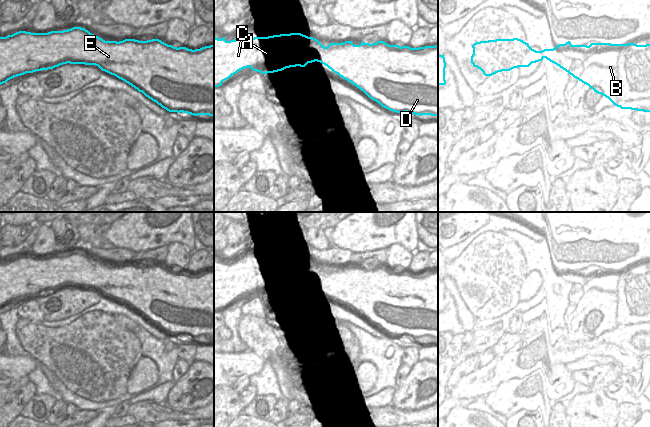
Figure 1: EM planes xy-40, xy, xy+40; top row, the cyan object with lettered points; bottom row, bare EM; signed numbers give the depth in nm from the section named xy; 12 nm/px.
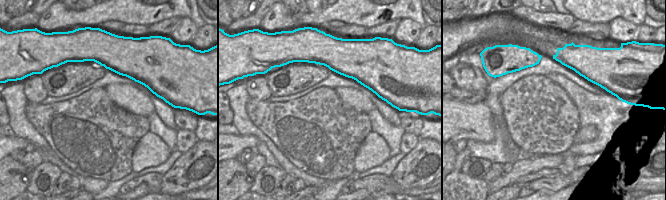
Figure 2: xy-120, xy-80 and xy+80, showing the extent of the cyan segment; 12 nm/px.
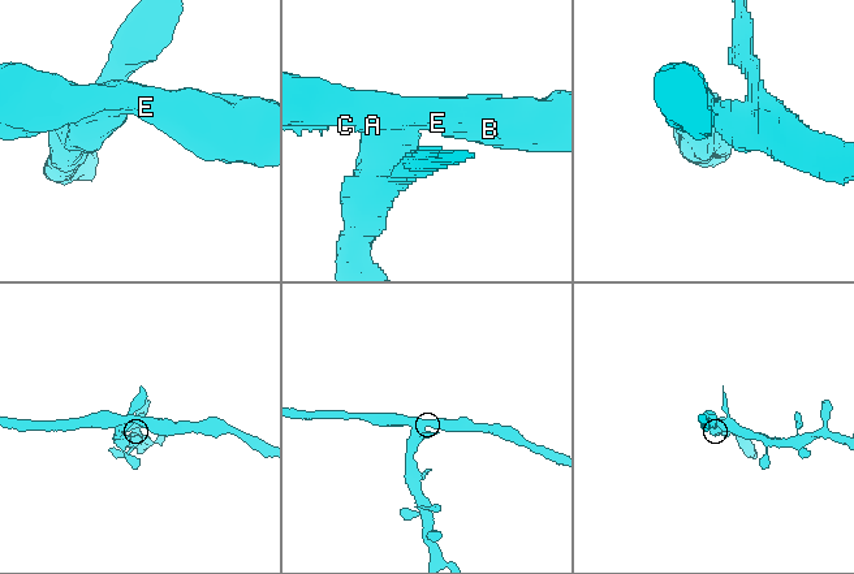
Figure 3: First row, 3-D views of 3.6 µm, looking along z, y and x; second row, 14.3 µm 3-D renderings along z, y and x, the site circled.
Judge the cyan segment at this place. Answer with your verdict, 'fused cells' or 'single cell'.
fused cells

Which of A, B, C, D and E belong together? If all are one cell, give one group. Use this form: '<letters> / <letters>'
A / B C D E

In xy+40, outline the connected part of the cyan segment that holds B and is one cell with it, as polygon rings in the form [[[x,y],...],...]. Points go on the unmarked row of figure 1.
[[[496,263],[476,266],[472,269],[471,287],[481,293],[479,278],[483,275],[493,275],[497,272],[515,272],[524,277],[528,283],[539,286],[544,282],[556,288],[574,302],[588,309],[594,316],[608,322],[621,333],[631,333],[650,336],[650,268],[637,269],[591,267],[587,269],[572,269],[570,265],[559,268],[553,273],[536,275],[521,263]]]

